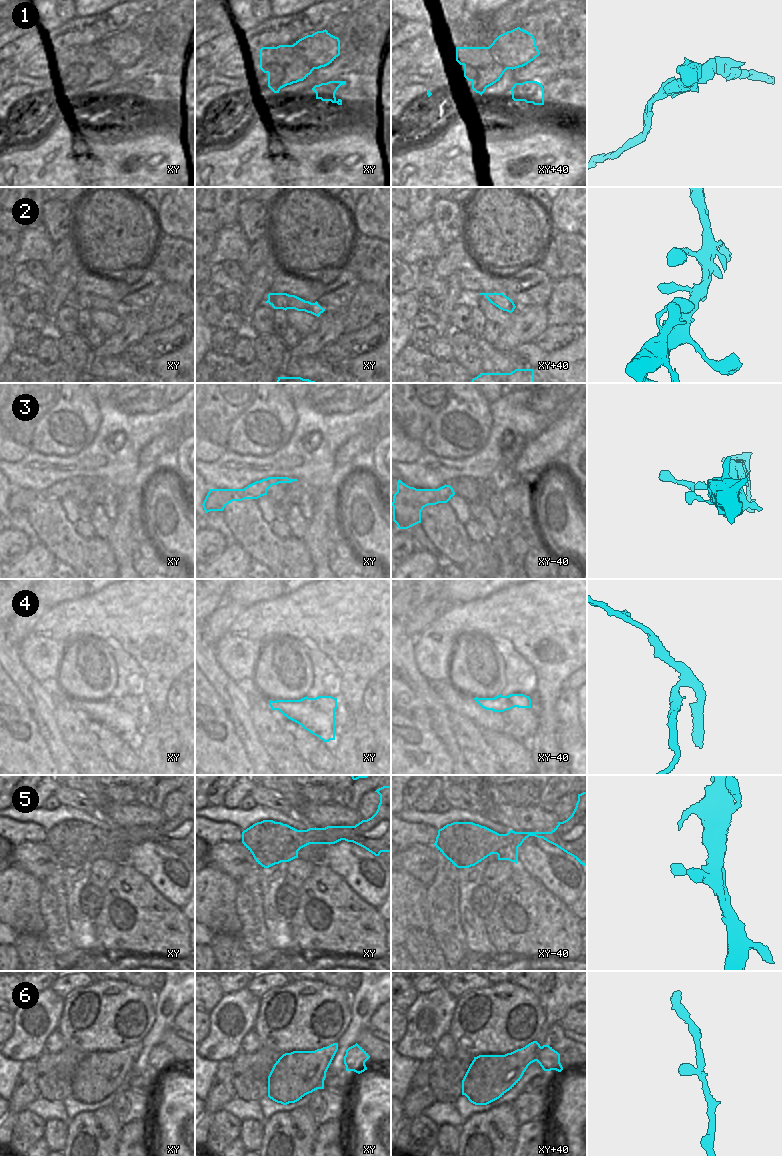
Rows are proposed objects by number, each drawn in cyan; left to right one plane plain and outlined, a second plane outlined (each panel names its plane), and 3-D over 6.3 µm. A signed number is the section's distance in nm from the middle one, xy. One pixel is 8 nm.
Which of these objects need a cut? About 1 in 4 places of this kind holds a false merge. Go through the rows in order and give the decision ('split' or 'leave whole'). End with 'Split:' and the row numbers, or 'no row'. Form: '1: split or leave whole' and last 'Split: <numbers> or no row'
1: split
2: leave whole
3: leave whole
4: split
5: leave whole
6: leave whole
Split: 1, 4

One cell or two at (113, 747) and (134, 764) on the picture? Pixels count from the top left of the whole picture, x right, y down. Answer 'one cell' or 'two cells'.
one cell

